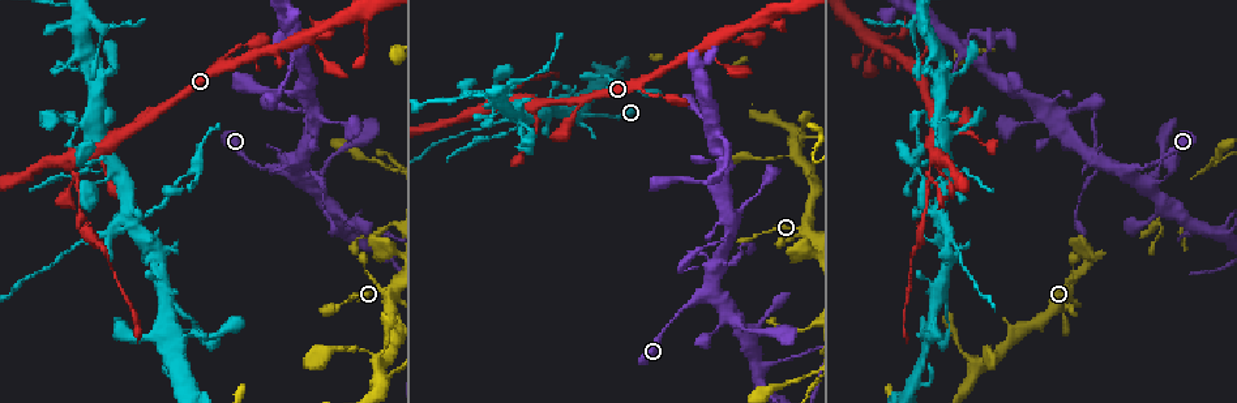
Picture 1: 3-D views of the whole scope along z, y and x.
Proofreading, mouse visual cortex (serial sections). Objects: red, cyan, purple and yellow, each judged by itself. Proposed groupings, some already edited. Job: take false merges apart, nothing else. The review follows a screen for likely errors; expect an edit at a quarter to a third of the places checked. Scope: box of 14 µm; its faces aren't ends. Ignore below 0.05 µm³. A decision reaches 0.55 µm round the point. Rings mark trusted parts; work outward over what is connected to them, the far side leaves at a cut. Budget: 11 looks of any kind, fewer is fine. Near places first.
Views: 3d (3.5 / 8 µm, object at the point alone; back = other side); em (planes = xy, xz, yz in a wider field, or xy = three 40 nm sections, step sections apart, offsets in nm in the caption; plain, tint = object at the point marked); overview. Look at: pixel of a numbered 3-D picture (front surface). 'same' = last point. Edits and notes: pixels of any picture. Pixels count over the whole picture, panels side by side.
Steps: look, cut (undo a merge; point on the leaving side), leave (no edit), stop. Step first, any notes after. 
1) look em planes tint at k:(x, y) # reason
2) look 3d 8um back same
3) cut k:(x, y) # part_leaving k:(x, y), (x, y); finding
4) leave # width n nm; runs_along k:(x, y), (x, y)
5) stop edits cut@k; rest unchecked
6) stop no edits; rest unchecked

look 3d 8um at 1:(585, 108)

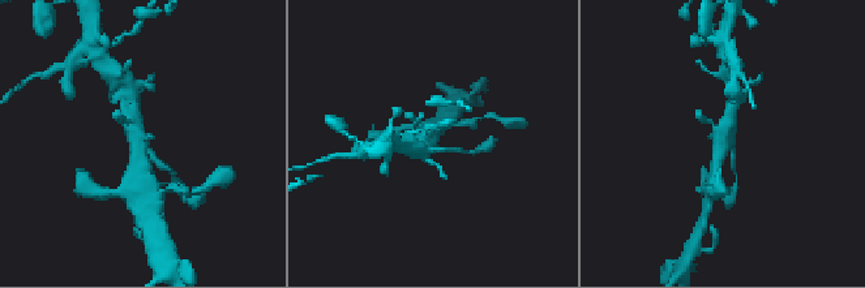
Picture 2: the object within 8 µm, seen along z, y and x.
look 3d 3.5um at 2:(140, 142)

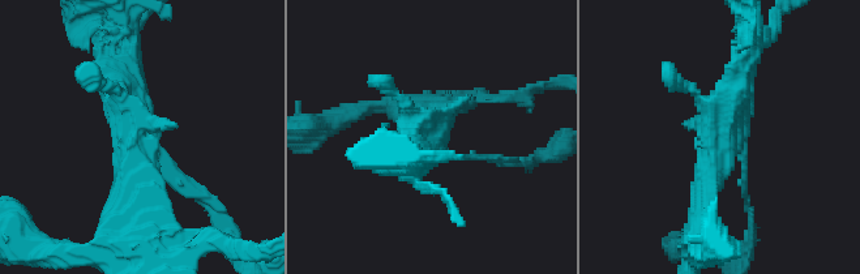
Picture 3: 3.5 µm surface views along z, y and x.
look em xy step 1 tint at 3:(141, 137)

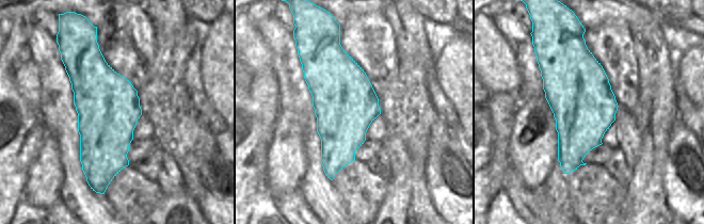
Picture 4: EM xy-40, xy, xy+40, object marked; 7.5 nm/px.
leave # width 480 nm; runs_along 3:(197, 195), (124, 115), (120, 59); all the same cell

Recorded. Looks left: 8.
look 3d 3.5um at 1:(939, 228) # small branch off a trunk

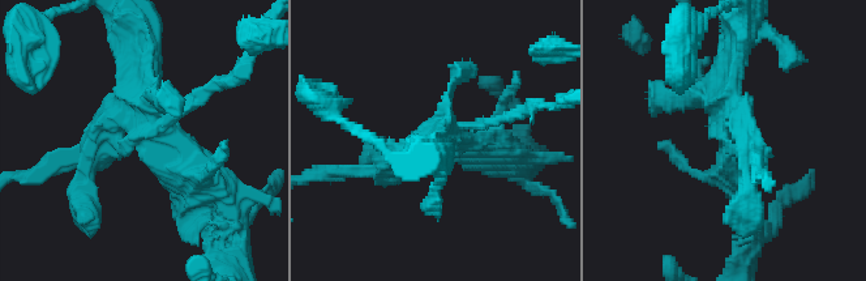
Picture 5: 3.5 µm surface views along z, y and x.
look em planes tint at 5:(725, 135) # now the EM

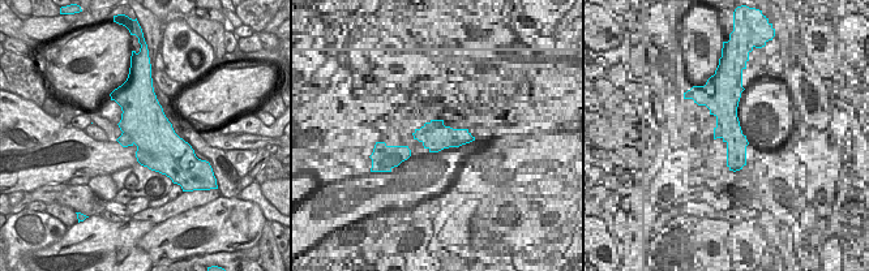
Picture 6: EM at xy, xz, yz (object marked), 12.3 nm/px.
look em xy step 1 tint same # cut it another way

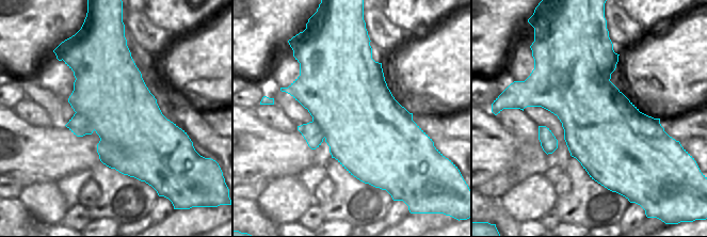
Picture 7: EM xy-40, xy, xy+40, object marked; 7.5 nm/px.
cut 5:(749, 160) # width 650 nm; a second cell is stuck on

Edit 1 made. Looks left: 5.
look overview # redraw

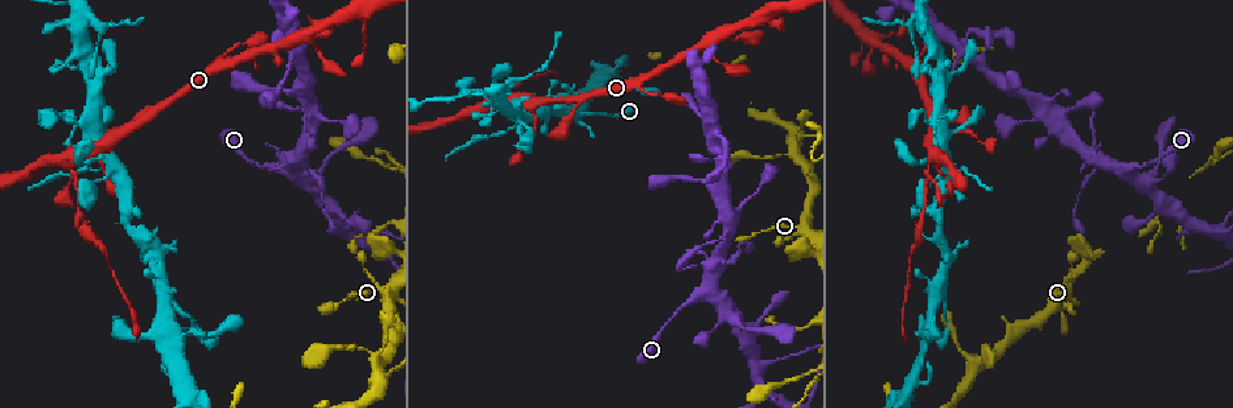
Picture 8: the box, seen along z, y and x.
look 3d 3.5um at 8:(73, 157) # thin neck

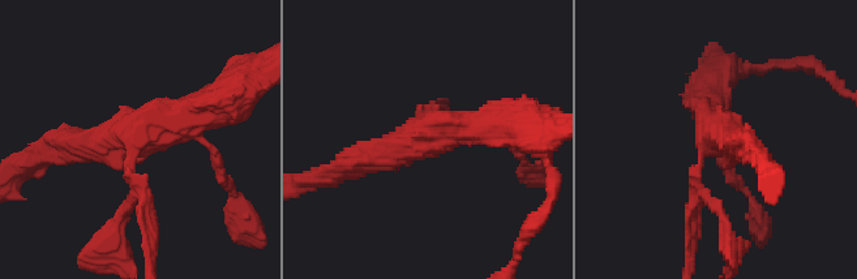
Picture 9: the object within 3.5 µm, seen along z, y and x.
look em planes tint at 9:(140, 138) # arms 3; arm_widths 150, 350, 400 nm

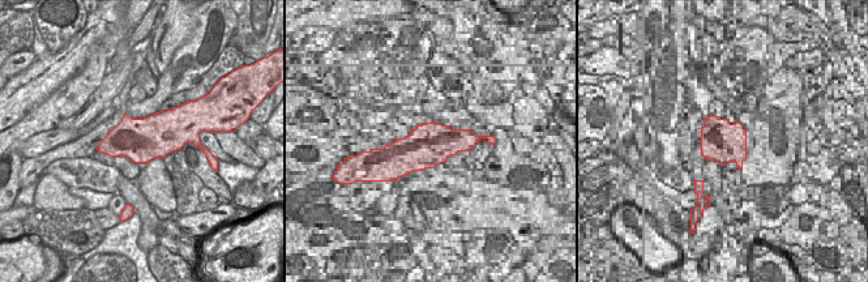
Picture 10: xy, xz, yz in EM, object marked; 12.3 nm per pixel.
cut 9:(145, 206) # part_leaving 9:(131, 167), (146, 196), (150, 260); a second cell is stuck on

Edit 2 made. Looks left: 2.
look overview

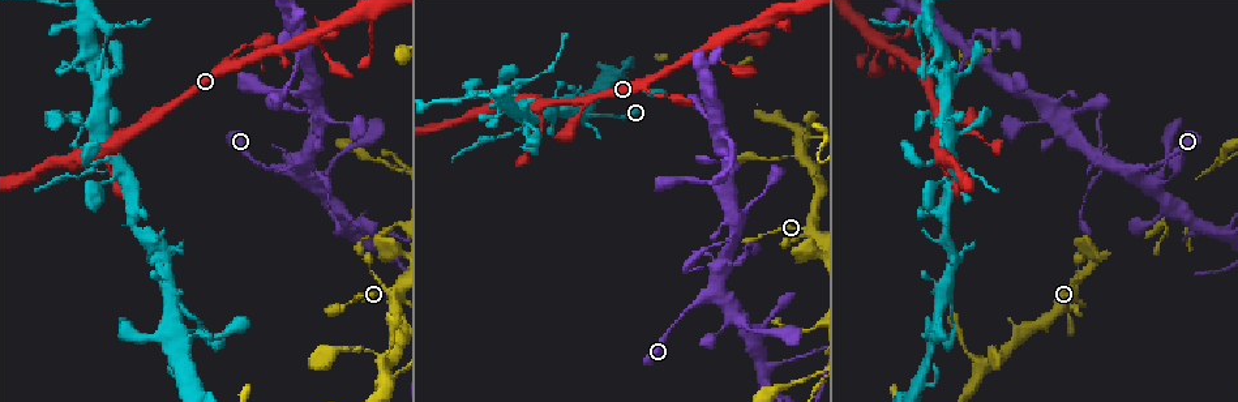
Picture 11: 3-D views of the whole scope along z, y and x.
look 3d 3.5um at 11:(306, 162) # side arm on a straight run

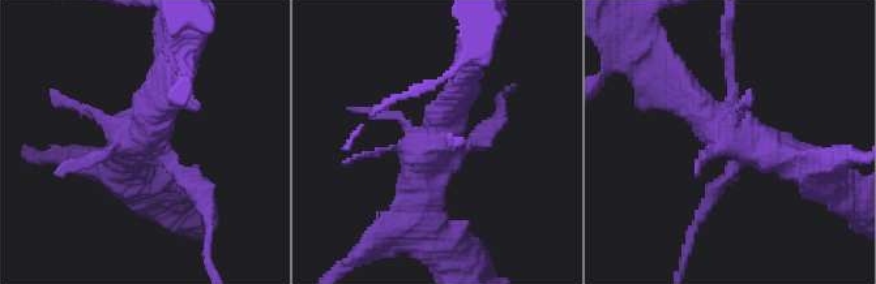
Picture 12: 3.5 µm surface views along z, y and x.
leave # runs_along 12:(820, 167), (730, 136), (686, 99); one cell here

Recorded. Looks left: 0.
stop edits cut@5, cut@9; rest unchecked

